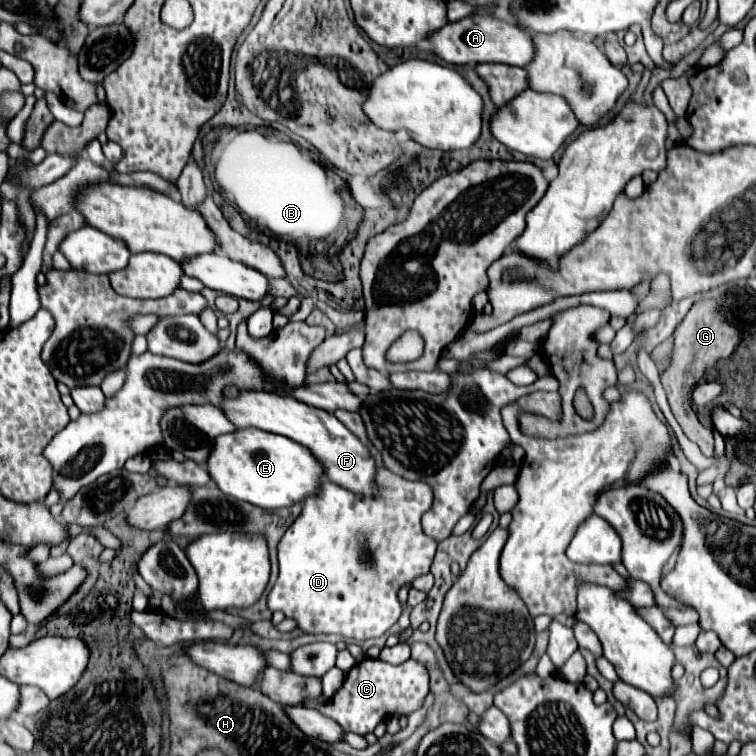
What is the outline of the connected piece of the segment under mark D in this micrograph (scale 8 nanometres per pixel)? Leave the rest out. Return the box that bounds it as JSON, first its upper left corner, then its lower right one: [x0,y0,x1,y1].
[267,465,437,639]

